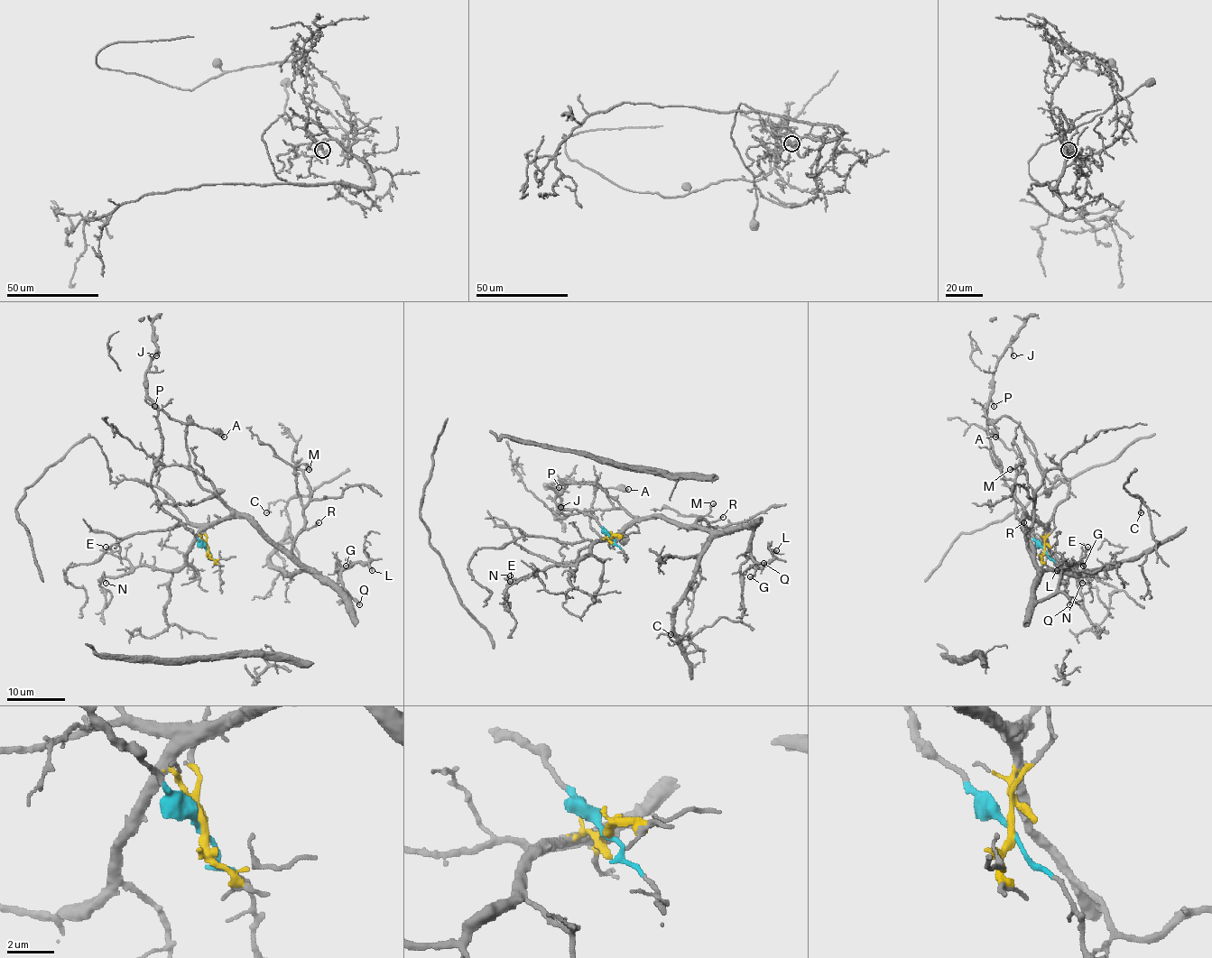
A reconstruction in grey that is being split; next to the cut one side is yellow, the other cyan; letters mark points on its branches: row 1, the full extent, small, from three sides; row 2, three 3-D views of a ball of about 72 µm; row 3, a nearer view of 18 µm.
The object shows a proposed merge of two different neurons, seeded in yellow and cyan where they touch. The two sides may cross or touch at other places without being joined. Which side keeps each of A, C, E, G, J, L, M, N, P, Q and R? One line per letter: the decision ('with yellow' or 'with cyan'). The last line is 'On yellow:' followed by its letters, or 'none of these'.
A: with cyan
C: with yellow
E: with yellow
G: with yellow
J: with cyan
L: with yellow
M: with yellow
N: with yellow
P: with cyan
Q: with yellow
R: with yellow
On yellow: C, E, G, L, M, N, Q, R

